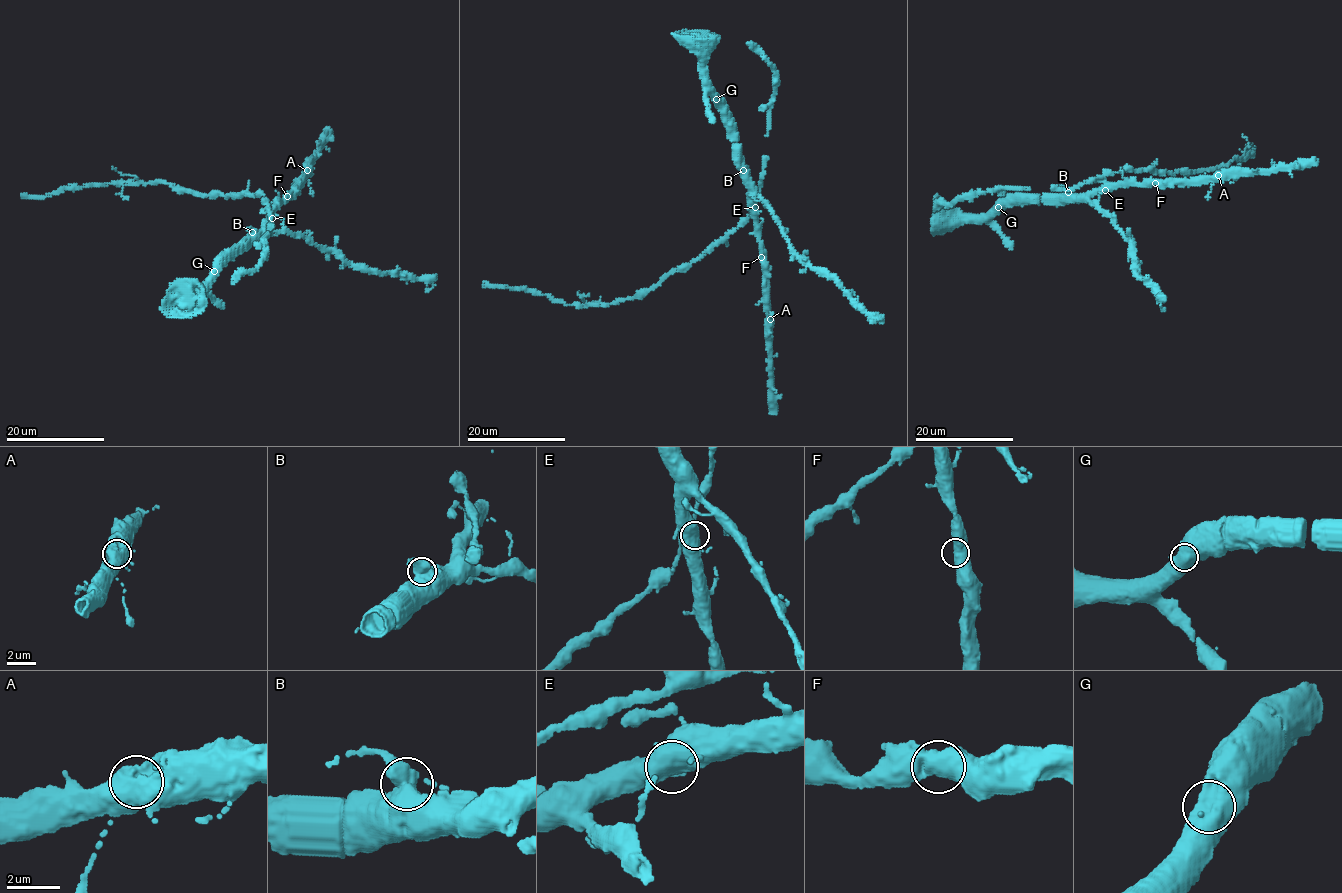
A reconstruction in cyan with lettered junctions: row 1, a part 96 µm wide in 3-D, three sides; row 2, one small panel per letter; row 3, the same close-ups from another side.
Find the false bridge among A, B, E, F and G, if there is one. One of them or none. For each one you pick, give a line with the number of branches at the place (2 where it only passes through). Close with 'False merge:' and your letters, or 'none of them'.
False merge: none of them

